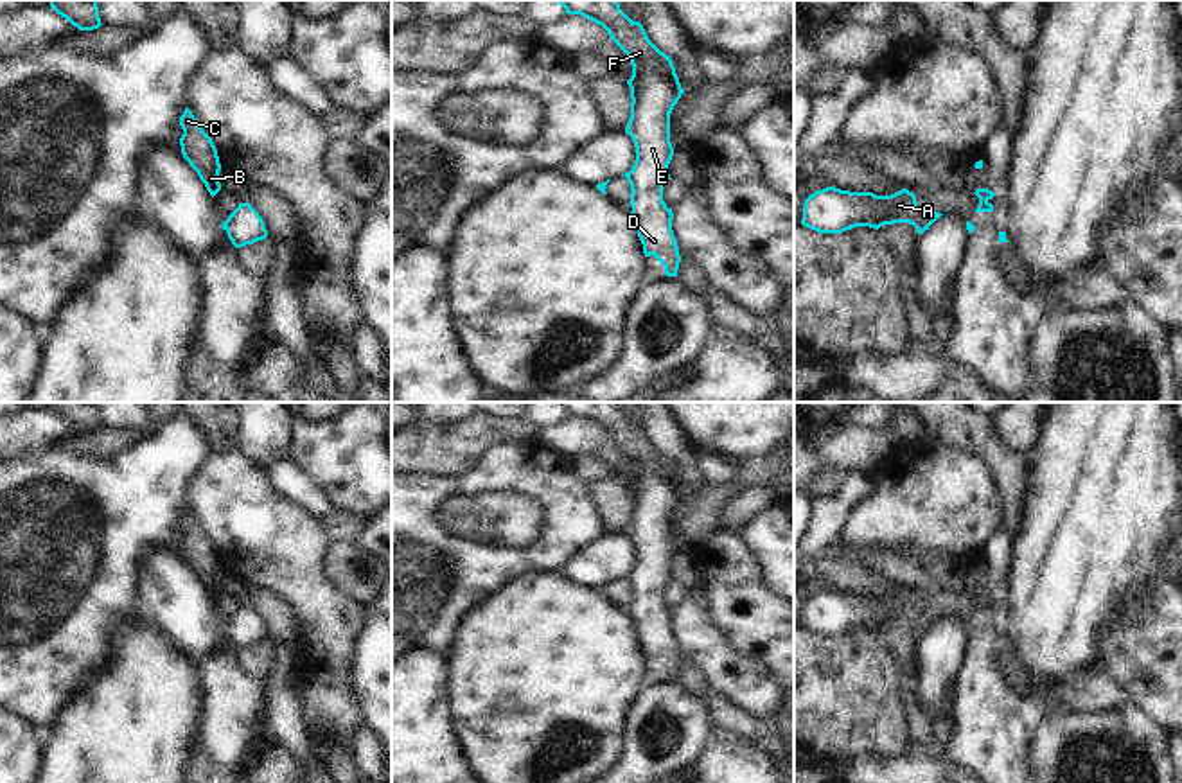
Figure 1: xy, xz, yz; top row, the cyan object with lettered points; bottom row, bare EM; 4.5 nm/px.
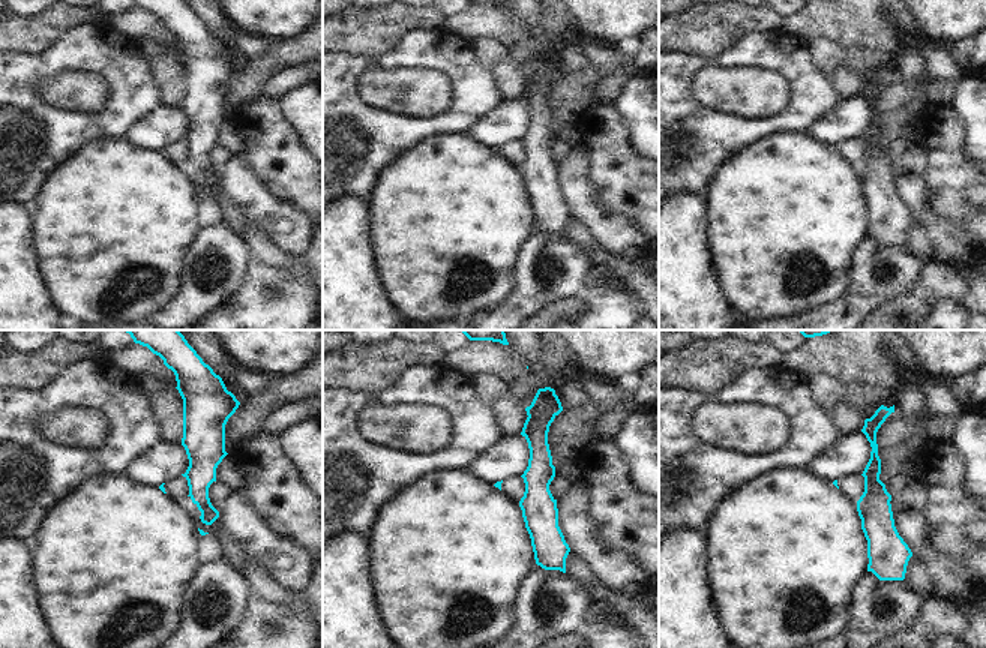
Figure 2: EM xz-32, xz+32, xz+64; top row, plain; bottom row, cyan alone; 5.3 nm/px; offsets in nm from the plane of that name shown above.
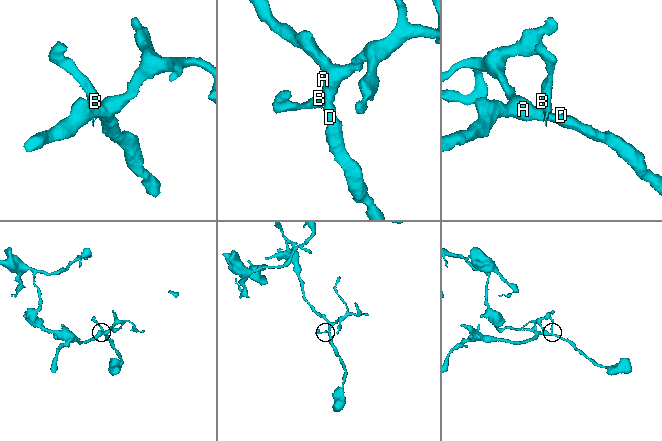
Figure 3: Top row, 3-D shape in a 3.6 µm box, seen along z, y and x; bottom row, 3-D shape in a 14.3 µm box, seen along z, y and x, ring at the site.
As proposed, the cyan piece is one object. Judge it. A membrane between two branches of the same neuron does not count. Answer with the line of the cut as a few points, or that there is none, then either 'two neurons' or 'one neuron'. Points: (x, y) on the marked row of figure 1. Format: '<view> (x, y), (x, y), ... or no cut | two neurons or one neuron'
xz (626, 173), (631, 184) | two neurons

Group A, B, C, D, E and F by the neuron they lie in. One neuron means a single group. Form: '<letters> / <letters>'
A D E F / B C

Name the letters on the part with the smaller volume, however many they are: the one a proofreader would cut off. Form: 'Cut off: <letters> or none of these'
Cut off: B, C

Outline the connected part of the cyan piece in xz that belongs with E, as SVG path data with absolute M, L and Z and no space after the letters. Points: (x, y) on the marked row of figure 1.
M555 0L568 14L580 14L602 25L611 40L627 54L632 75L631 119L625 133L636 147L636 162L627 172L631 207L645 257L654 255L665 275L677 277L681 255L672 230L672 208L663 201L663 185L670 180L674 156L670 142L670 113L684 90L675 66L647 36L640 22L632 22L618 0Z

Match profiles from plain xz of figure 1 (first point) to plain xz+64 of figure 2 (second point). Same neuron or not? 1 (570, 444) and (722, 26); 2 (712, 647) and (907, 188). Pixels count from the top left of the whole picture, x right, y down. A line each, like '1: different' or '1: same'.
1: different
2: same

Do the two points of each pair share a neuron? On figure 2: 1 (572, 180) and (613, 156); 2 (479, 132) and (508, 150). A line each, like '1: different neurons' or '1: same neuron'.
1: different neurons
2: different neurons

